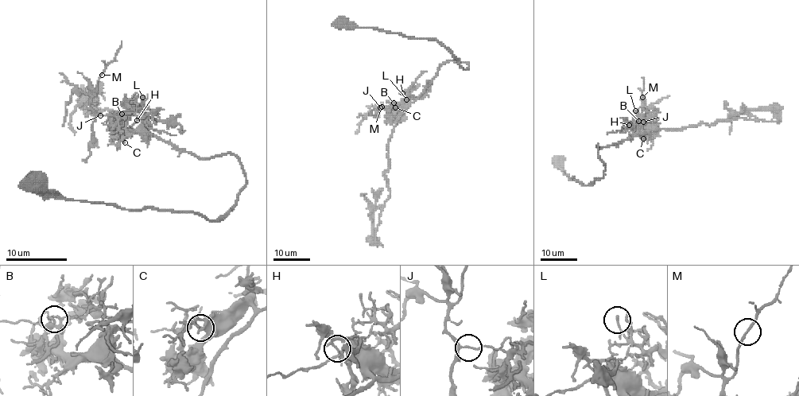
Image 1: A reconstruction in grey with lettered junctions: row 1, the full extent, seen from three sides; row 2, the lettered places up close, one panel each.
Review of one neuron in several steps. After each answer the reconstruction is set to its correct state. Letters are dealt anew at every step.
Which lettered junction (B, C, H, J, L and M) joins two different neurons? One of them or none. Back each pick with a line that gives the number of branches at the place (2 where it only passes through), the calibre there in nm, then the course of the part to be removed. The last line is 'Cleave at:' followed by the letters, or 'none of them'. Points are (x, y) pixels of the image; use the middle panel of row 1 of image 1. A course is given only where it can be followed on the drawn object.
J: branches 3; calibre 150 nm; course (380, 107), (393, 106)
Cleave at: J

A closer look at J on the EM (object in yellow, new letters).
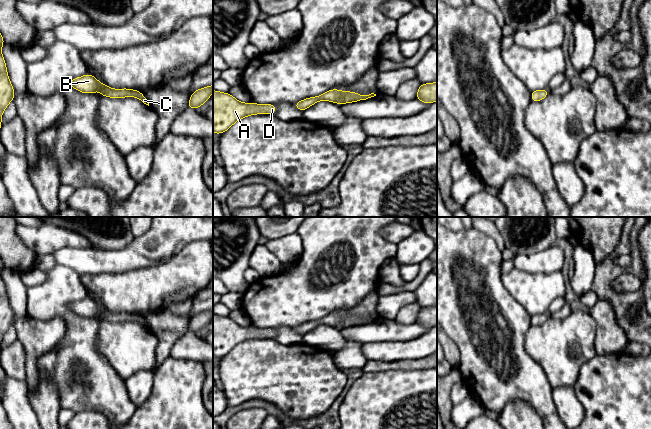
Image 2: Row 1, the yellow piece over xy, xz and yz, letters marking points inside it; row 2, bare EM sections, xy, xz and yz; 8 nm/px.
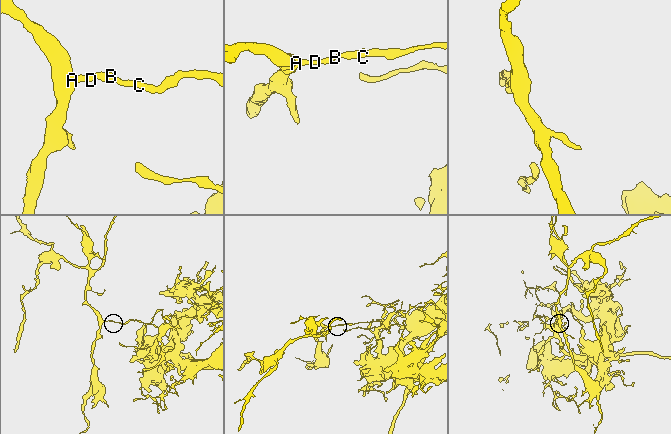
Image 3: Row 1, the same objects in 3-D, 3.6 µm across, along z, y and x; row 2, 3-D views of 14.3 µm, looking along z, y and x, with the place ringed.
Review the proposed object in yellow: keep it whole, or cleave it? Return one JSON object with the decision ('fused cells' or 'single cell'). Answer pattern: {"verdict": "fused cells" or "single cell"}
{"verdict": "fused cells"}

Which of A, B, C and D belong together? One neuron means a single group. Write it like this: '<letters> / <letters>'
A B D / C

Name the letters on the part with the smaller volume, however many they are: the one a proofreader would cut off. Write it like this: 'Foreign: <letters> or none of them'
Foreign: A, B, D

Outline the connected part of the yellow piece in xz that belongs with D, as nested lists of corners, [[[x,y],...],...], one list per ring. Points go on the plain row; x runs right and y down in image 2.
[[[213,314],[213,357],[223,358],[236,345],[255,338],[273,338],[274,328],[242,327],[229,317]]]

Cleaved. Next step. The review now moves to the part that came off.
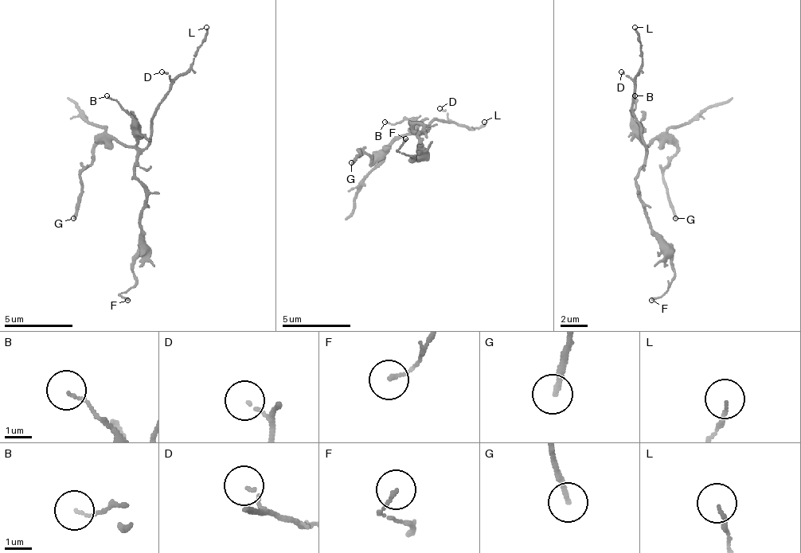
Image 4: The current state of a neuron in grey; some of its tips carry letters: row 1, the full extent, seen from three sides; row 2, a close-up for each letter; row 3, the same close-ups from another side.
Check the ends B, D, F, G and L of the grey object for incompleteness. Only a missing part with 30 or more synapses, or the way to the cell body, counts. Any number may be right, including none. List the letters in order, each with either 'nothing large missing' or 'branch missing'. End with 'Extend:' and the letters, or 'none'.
B: nothing large missing
D: nothing large missing
F: nothing large missing
G: nothing large missing
L: nothing large missing
Extend: none

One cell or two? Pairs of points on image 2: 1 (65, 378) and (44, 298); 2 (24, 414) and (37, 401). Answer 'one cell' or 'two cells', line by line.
1: one cell
2: two cells

